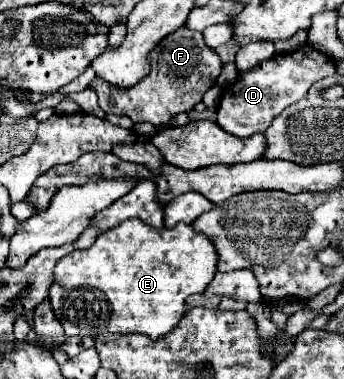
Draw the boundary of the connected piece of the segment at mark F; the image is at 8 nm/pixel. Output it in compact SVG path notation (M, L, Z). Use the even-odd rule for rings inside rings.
M180 27L172 35L168 35L160 45L150 53L150 75L144 77L138 85L120 89L114 87L100 77L96 77L90 87L98 93L100 107L106 113L126 115L134 123L152 123L152 125L164 125L178 113L188 113L194 109L196 103L202 101L204 93L216 83L222 63L216 51L208 49L204 45L204 37L196 31L190 31L186 27Z

